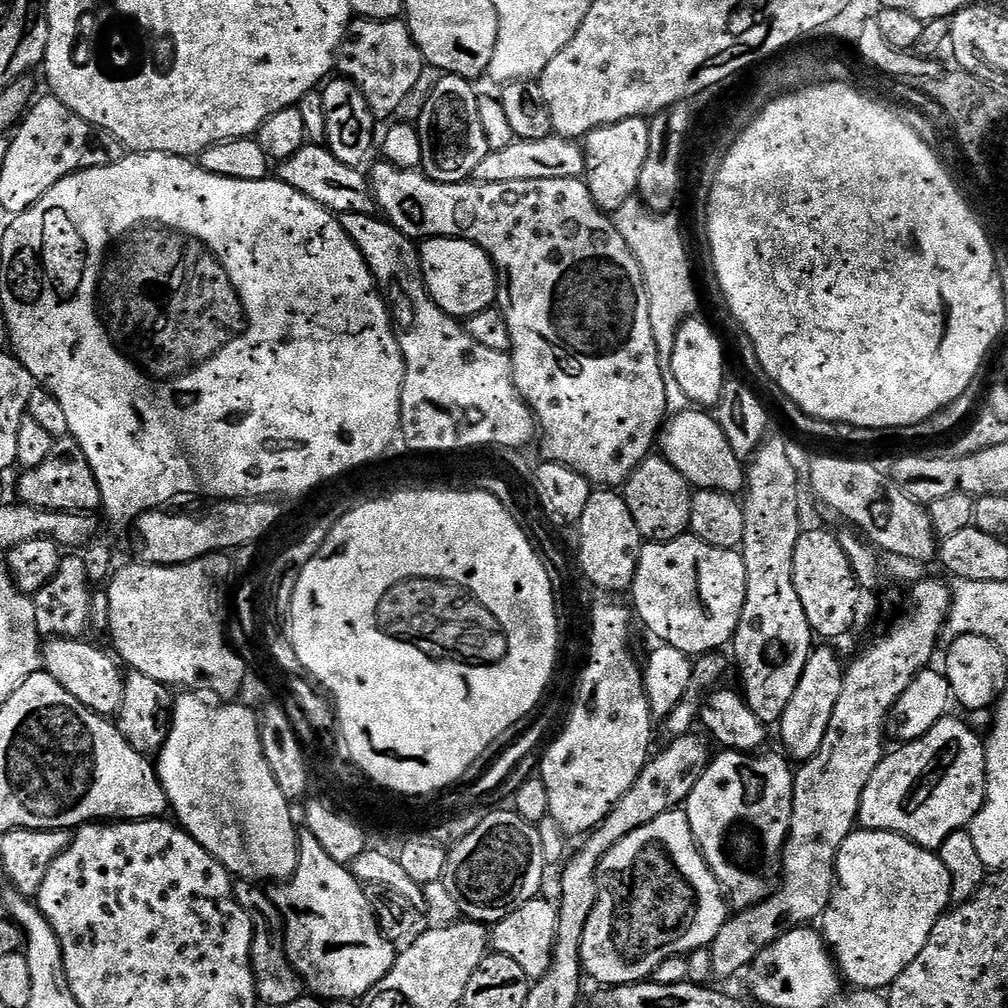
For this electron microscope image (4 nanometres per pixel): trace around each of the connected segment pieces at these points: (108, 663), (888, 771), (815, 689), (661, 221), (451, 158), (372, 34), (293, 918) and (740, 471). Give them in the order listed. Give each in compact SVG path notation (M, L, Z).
M48 638L43 641L43 671L54 678L82 706L90 711L97 712L105 718L112 718L119 713L124 701L124 685L126 683L125 673L120 673L121 665L114 659L111 651L103 652L92 644L87 644L87 639L62 640L59 638Z
M949 714L935 724L925 736L901 743L897 752L889 751L874 770L862 794L858 824L869 832L893 832L913 840L918 846L939 850L950 834L967 829L982 810L986 798L985 741L968 724Z
M813 647L806 670L802 670L802 678L798 678L798 690L794 690L794 698L790 698L790 706L786 706L786 714L782 714L778 725L783 751L796 762L818 754L818 746L822 746L822 738L826 738L826 726L830 726L830 714L834 714L834 706L838 706L842 694L845 665L840 664L839 654L832 649L835 647L824 647L828 648Z
M633 198L614 213L614 223L642 270L650 306L650 330L654 330L658 354L661 361L671 361L678 330L696 308L696 284L692 281L692 264L688 261L680 220L676 214L649 212L639 199Z
M444 75L438 82L418 121L422 138L420 168L434 182L460 184L475 173L478 162L486 158L488 143L478 119L480 96L473 85L460 76Z
M353 19L348 25L339 50L336 52L336 68L346 80L353 80L362 90L370 110L378 118L392 118L402 98L411 89L425 68L426 61L420 48L413 42L407 23L398 20Z
M307 830L301 831L299 835L297 835L296 845L298 846L298 866L294 870L294 874L290 879L273 883L271 887L267 889L267 894L274 902L274 906L280 912L281 916L284 917L284 949L288 952L290 962L296 968L297 974L304 979L309 993L315 994L324 1002L331 1002L334 1000L359 1001L376 983L380 983L380 981L386 978L388 972L395 964L398 949L396 945L391 944L378 930L376 915L372 913L372 904L368 900L365 885L361 884L360 881L356 879L355 874L352 873L351 867L347 864L334 862L334 858L330 858L330 854L326 854L326 849L319 844L318 838L314 838L314 834L310 834Z
M704 410L677 412L665 423L658 437L658 452L686 478L693 489L713 488L719 492L740 494L746 488L746 468L734 454L715 415Z

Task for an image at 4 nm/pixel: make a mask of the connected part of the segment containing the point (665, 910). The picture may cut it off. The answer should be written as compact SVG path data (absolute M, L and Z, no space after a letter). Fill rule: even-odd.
M673 810L662 814L658 818L654 818L654 822L644 824L638 830L626 834L626 838L622 838L622 842L618 842L614 845L602 858L602 862L596 871L596 881L598 882L598 896L594 902L594 908L590 910L590 916L586 918L586 928L582 934L580 963L583 971L587 973L587 975L589 972L589 974L597 980L597 985L600 986L638 984L655 977L658 966L662 966L662 962L684 958L687 957L688 953L694 950L711 946L718 938L718 930L722 930L722 926L730 915L730 905L726 899L726 893L724 889L721 888L719 882L714 878L714 874L710 870L708 863L704 860L703 854L700 853L700 848L696 844L694 834L690 830L687 811L684 810Z

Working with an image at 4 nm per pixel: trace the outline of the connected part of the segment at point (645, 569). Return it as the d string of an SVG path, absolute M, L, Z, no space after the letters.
M685 534L676 540L661 540L659 542L648 542L640 549L640 557L636 559L636 576L632 579L630 589L631 607L634 609L635 615L657 636L660 644L668 644L674 650L682 650L687 656L697 658L705 653L715 652L723 649L725 646L731 645L732 636L736 632L738 626L738 618L742 618L742 602L746 602L746 562L743 555L739 551L731 548L715 548L706 542L702 542L696 536Z

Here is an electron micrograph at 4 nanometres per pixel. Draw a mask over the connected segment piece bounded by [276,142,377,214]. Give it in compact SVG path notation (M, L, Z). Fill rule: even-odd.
M311 142L305 143L304 147L298 150L298 154L279 161L277 168L279 168L276 172L277 179L306 194L306 198L318 202L333 214L377 211L369 177L360 176L362 174L360 168L351 168L346 166L346 162L338 162L338 158L334 158L334 154L328 151L327 147Z

